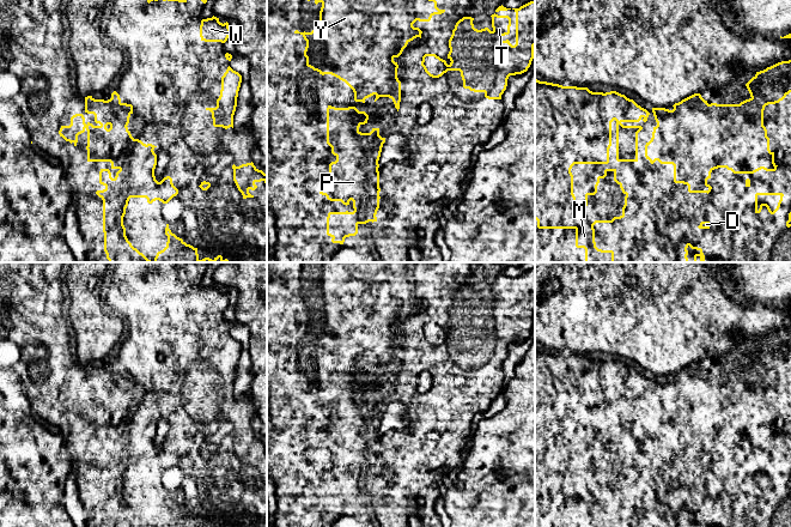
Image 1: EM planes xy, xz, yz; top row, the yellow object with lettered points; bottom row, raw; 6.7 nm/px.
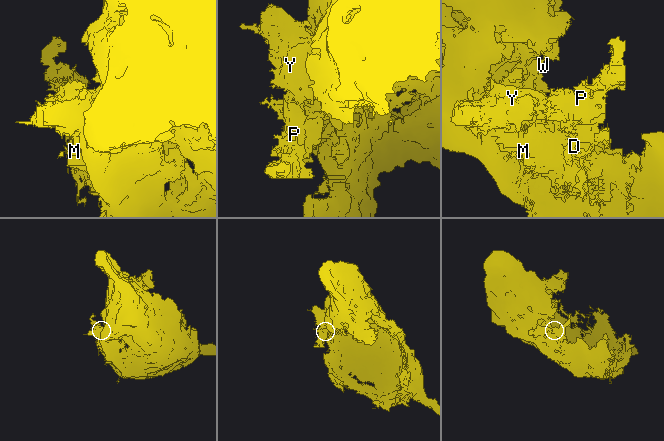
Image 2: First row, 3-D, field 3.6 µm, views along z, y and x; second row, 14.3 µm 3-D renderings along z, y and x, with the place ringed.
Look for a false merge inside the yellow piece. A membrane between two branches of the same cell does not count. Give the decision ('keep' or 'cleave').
keep

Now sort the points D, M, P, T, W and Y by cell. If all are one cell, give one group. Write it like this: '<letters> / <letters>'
D M P T W Y

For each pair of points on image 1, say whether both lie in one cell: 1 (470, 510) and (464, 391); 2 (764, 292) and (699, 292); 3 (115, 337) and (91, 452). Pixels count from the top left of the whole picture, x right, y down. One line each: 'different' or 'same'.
1: different
2: different
3: different

